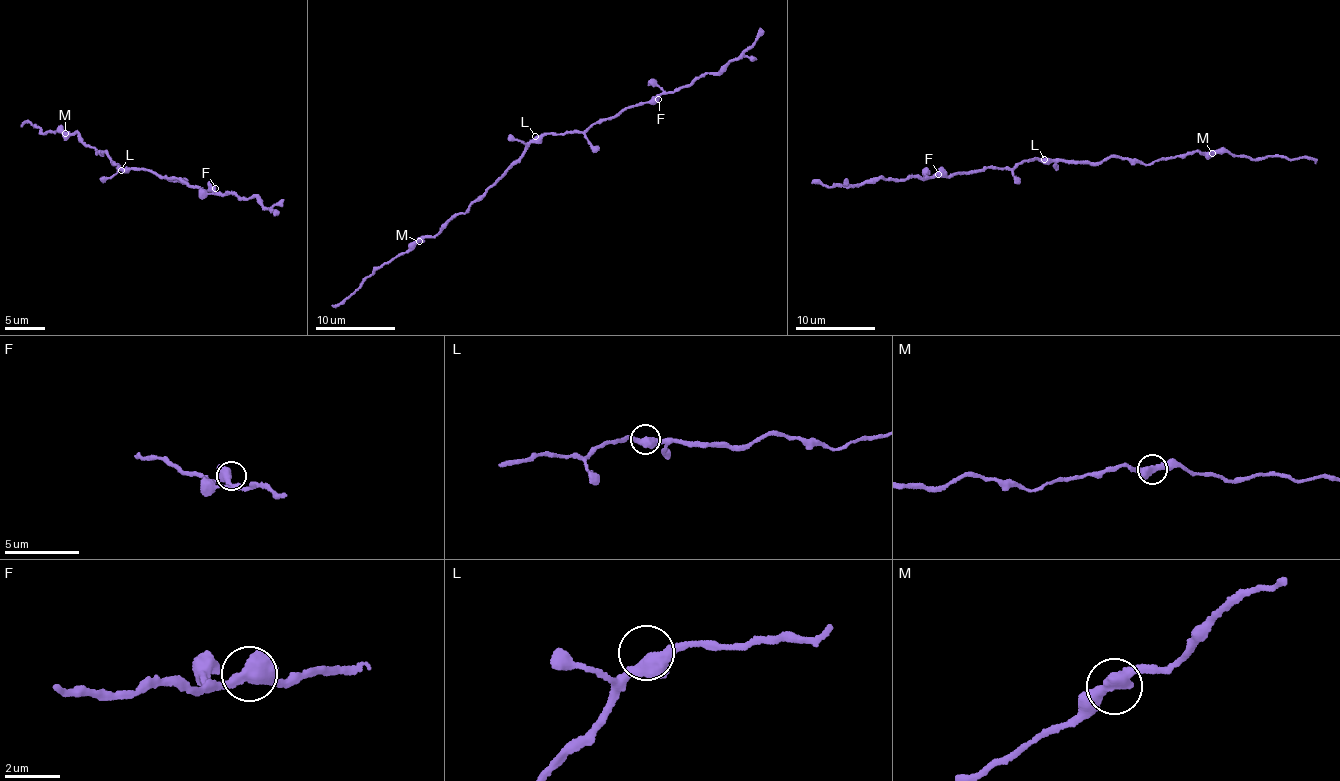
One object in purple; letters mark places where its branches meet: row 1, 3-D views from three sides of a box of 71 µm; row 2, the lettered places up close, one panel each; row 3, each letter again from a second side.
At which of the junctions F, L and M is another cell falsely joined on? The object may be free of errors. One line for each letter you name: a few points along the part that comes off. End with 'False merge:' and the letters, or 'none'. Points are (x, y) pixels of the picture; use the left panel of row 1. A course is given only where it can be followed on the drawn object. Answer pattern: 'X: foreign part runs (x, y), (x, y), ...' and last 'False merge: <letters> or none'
False merge: none

